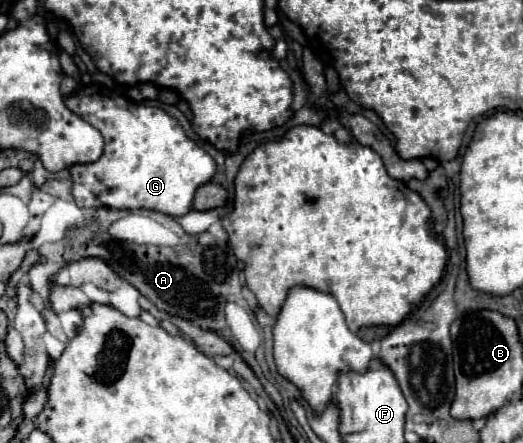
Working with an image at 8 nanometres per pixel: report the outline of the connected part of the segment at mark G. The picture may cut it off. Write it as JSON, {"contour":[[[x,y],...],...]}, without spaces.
{"contour":[[[99,84],[81,86],[65,98],[65,104],[95,126],[105,140],[103,154],[97,162],[71,166],[73,198],[79,206],[147,208],[169,216],[183,216],[191,210],[197,186],[209,182],[215,174],[213,158],[183,132],[173,116],[159,108],[129,102]]]}

